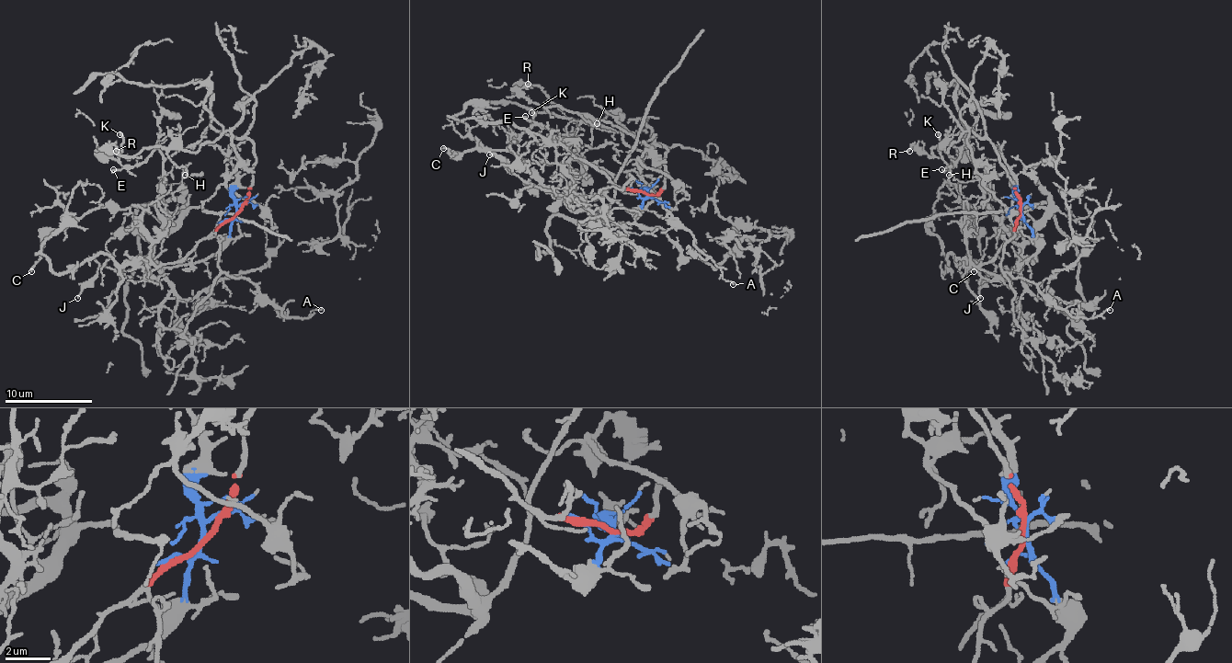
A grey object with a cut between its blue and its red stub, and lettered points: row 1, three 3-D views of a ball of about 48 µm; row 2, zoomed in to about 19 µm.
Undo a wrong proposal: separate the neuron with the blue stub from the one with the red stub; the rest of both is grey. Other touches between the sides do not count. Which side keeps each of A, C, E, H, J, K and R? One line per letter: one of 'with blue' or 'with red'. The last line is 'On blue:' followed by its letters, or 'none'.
A: with red
C: with blue
E: with blue
H: with red
J: with blue
K: with blue
R: with red
On blue: C, E, J, K

